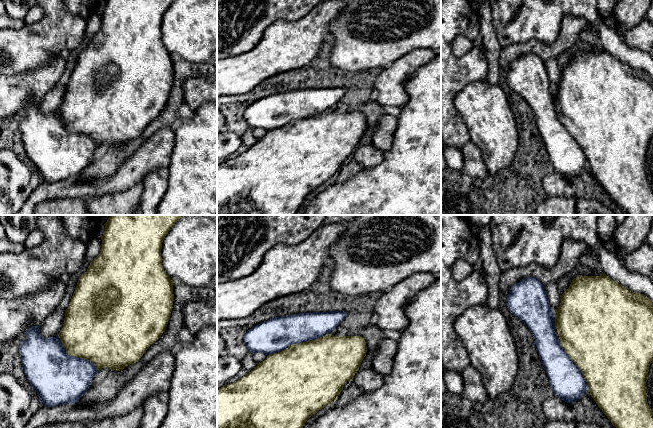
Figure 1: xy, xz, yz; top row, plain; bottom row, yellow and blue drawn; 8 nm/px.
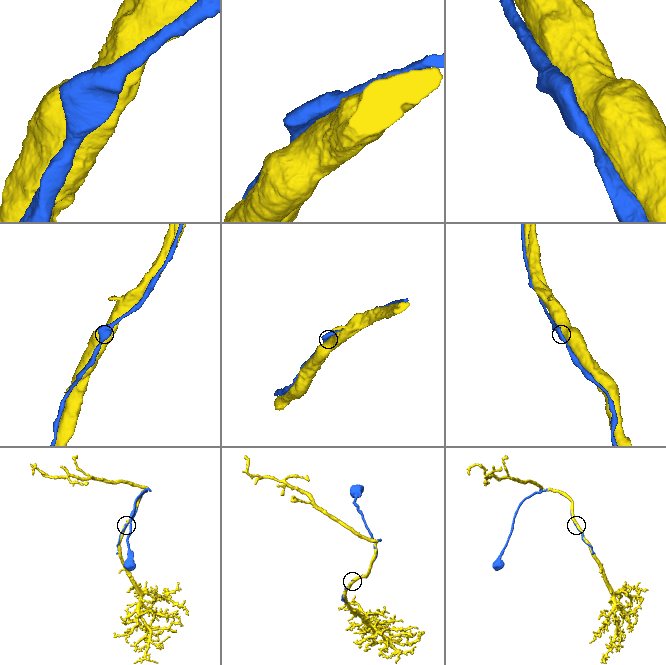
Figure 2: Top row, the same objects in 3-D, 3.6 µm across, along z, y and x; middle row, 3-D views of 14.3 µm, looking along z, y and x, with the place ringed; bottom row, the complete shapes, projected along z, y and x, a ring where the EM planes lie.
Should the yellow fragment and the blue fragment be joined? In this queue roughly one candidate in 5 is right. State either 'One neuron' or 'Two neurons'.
One neuron

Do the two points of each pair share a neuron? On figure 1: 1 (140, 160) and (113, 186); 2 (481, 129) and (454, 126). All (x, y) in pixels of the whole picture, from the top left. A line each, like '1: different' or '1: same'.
1: same
2: different

